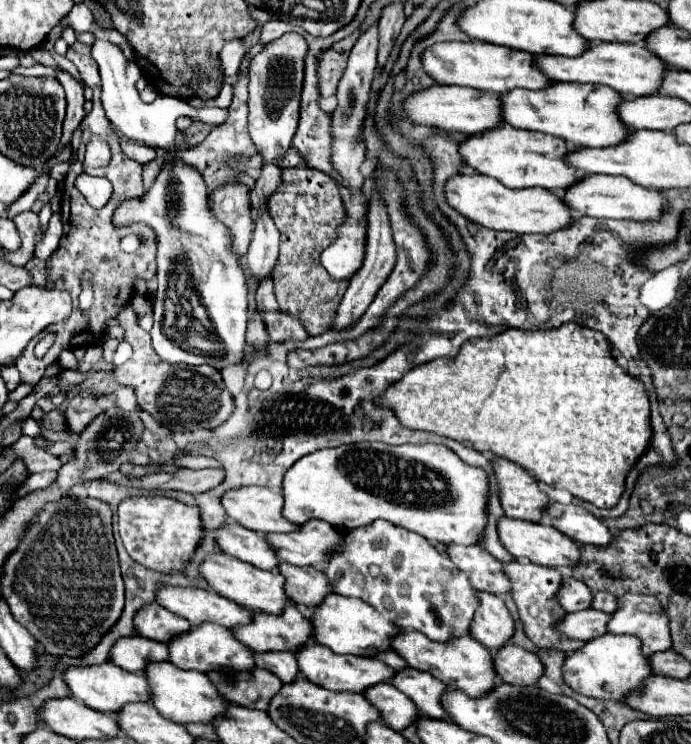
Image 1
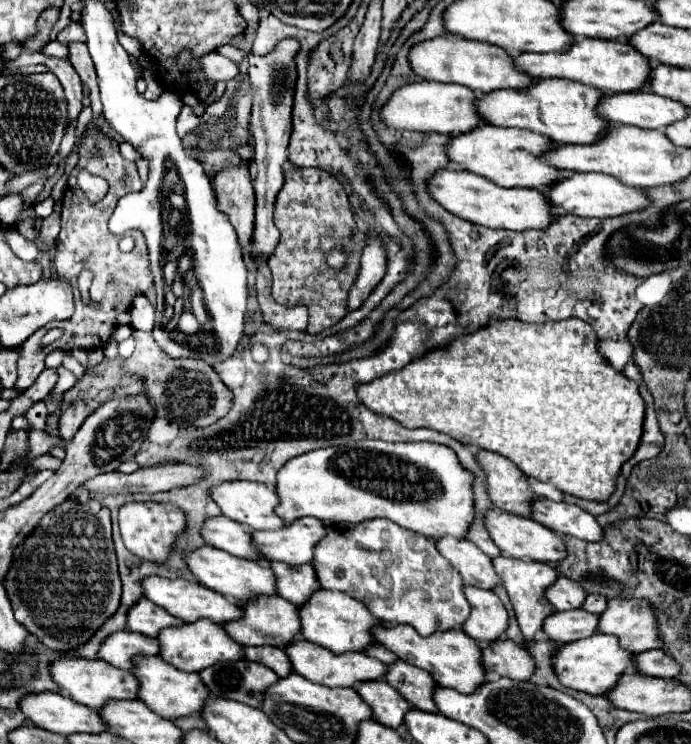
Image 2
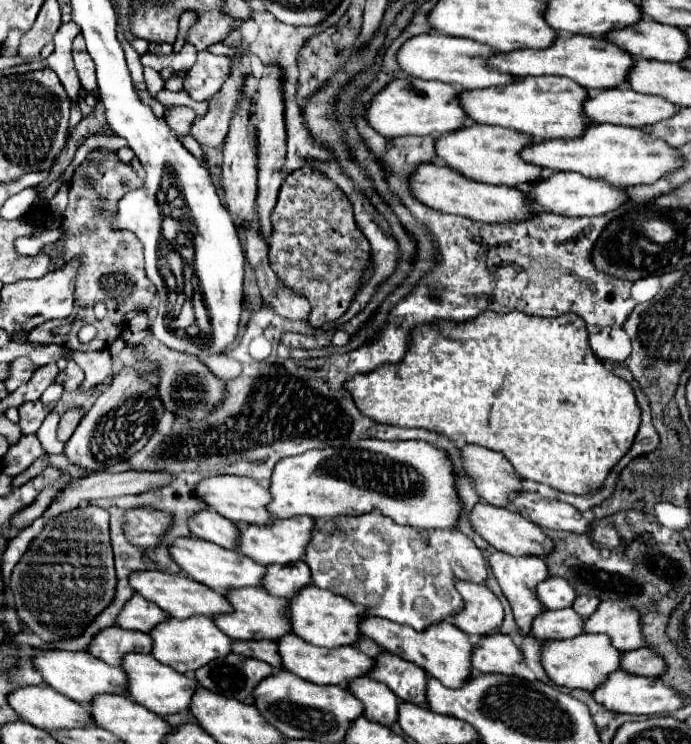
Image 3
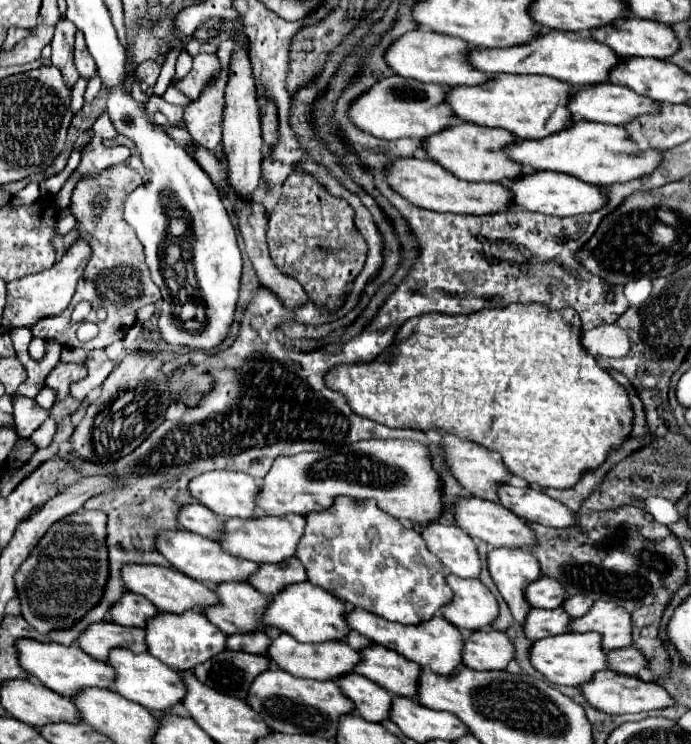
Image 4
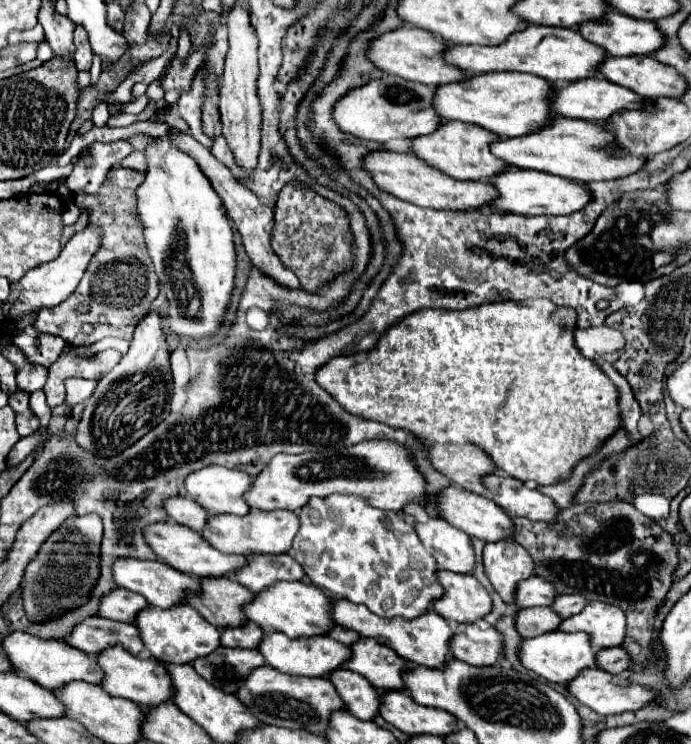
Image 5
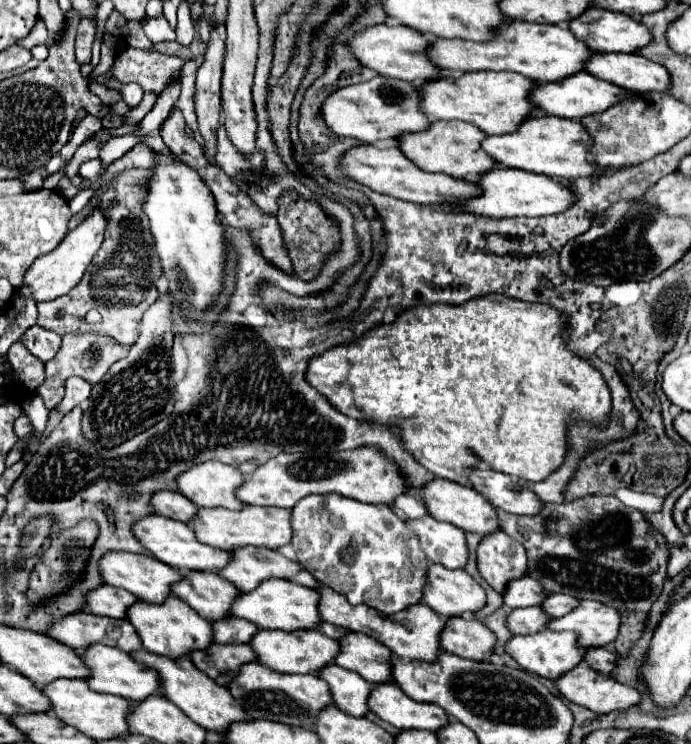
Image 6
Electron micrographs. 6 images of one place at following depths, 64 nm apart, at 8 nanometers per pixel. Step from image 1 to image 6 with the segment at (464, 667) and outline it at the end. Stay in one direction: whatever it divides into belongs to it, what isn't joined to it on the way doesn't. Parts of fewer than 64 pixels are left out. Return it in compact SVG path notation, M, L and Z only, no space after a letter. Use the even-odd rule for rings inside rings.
M320 582L314 590L320 594L318 612L320 612L322 622L330 622L334 626L342 626L352 632L362 632L362 634L382 642L386 648L390 648L402 660L426 660L428 662L428 660L436 658L436 652L440 650L438 634L442 632L446 622L440 614L432 612L432 608L428 608L426 604L414 604L392 616L382 616L380 612L376 612L376 608L368 608L366 604L352 606L348 600L344 600L344 596L340 596L338 592L334 592L332 588L328 588Z

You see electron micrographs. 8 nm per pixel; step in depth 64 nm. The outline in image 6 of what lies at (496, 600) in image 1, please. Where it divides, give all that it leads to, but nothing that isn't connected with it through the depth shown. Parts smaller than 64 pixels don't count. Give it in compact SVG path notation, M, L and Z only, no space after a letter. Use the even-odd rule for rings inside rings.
M430 564L422 602L444 618L476 612L484 606L486 594L464 570L448 570L442 564Z

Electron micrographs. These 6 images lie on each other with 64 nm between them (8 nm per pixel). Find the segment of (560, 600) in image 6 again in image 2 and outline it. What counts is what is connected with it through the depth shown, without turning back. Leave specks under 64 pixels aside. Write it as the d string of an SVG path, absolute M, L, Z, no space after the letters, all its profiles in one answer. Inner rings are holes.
M588 594L586 600L584 600L584 604L582 604L582 610L592 612L592 614L600 614L600 612L604 612L604 604L606 604L606 598L604 596Z

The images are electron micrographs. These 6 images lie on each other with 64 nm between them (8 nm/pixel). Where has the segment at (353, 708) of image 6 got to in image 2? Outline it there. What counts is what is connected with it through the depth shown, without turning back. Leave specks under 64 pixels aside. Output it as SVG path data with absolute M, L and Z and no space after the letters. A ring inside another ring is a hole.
M366 680L356 688L360 698L372 708L372 718L384 726L398 728L410 704L384 680Z

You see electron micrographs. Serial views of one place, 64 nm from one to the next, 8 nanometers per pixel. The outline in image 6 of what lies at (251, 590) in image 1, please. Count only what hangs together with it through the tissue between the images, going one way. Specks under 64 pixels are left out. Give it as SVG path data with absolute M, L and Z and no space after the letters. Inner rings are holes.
M148 514L148 516L142 516L140 520L136 520L132 524L132 534L138 538L138 542L158 560L162 560L164 564L172 566L172 568L178 568L178 570L206 570L206 572L212 572L212 570L220 570L226 566L228 562L228 554L224 550L218 550L218 548L212 548L208 544L200 544L196 540L196 536L192 536L192 530L178 522L178 520L168 520L166 516L160 516L160 514Z

